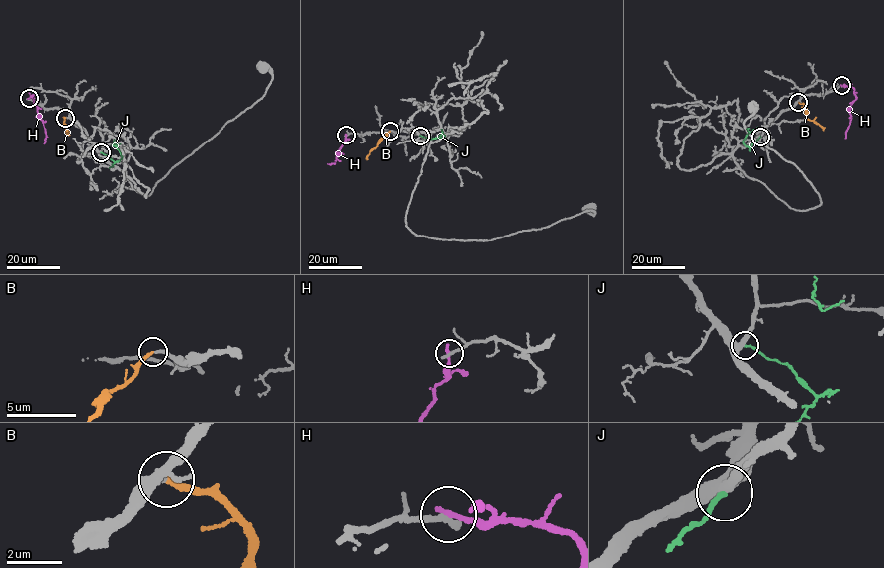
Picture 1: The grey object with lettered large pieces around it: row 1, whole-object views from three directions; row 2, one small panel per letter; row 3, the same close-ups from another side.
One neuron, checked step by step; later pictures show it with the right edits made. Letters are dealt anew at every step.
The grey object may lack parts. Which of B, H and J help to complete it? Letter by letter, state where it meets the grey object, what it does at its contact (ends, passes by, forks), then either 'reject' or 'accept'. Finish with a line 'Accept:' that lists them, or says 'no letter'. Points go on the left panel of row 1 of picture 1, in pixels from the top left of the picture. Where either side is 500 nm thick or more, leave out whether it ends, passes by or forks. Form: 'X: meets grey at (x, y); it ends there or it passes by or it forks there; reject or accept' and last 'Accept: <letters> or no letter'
B: meets grey at (65, 118); it ends there; accept
H: meets grey at (29, 98); it ends there; reject
J: meets grey at (101, 152); it ends there; reject
Accept: B

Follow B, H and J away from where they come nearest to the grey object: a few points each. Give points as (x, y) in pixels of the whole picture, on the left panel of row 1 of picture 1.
B: (65, 117), (64, 126), (69, 131)
H: (28, 98), (32, 95), (45, 129), (44, 143)
J: (101, 152), (116, 162), (122, 158), (114, 139)

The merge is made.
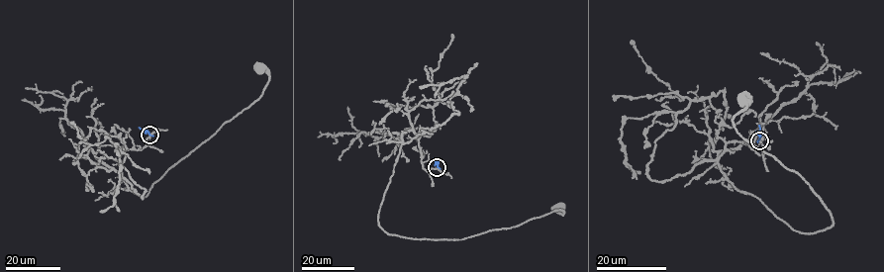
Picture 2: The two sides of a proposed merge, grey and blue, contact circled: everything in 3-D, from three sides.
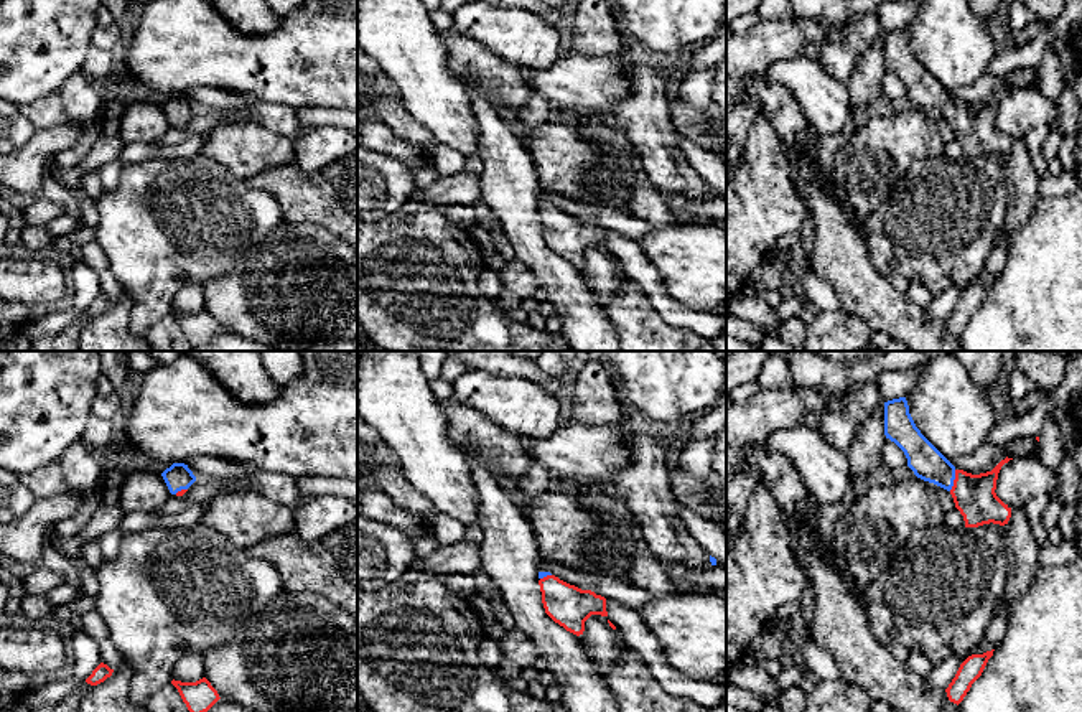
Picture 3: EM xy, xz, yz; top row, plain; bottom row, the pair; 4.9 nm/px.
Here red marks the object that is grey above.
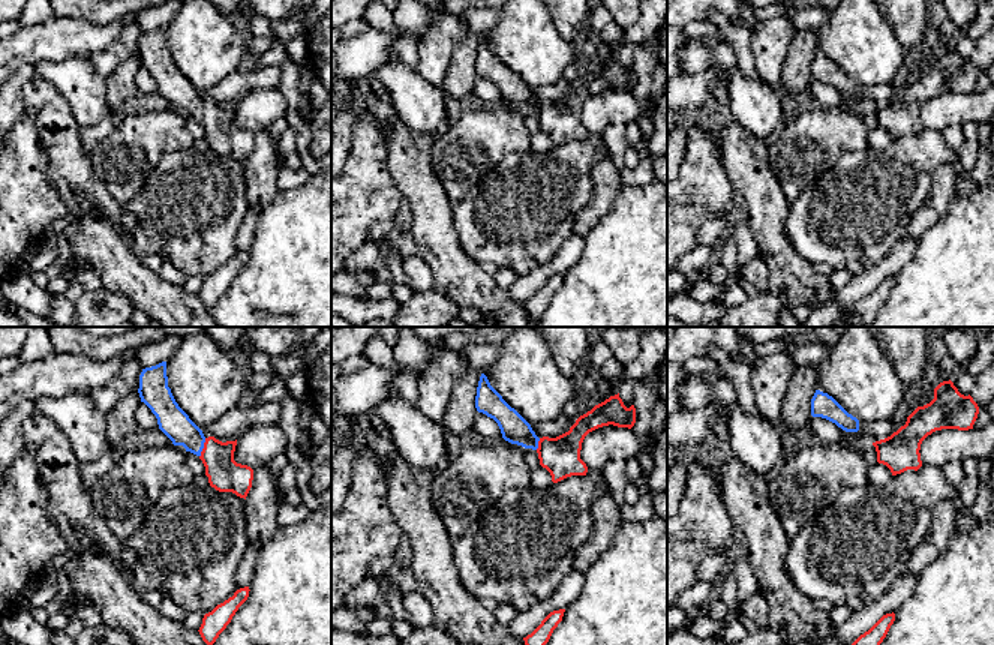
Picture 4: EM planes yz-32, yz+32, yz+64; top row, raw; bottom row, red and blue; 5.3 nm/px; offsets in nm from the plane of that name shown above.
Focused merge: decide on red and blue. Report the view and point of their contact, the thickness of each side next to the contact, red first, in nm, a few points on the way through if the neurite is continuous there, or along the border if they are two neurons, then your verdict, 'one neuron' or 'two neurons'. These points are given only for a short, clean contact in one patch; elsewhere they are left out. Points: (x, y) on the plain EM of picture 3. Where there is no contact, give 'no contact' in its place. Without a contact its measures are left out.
contact yz (954, 111); calibres 200 and 160 nm; way yz (974, 126), (954, 111), (928, 94); one neuron

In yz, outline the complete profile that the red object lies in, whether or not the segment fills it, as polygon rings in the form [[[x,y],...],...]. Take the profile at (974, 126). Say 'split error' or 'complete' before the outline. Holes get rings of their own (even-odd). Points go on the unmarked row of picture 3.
split error; [[[906,28],[884,33],[884,66],[904,82],[907,97],[917,109],[934,114],[952,125],[955,138],[963,147],[965,158],[978,158],[990,153],[1008,155],[1011,138],[996,127],[995,120],[1001,97],[1013,89],[1006,87],[991,102],[980,105],[957,101],[916,58]]]

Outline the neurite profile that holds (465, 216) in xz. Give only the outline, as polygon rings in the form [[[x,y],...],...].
[[[451,204],[451,206],[441,206],[441,211],[450,221],[463,227],[469,227],[476,222],[474,206]]]

